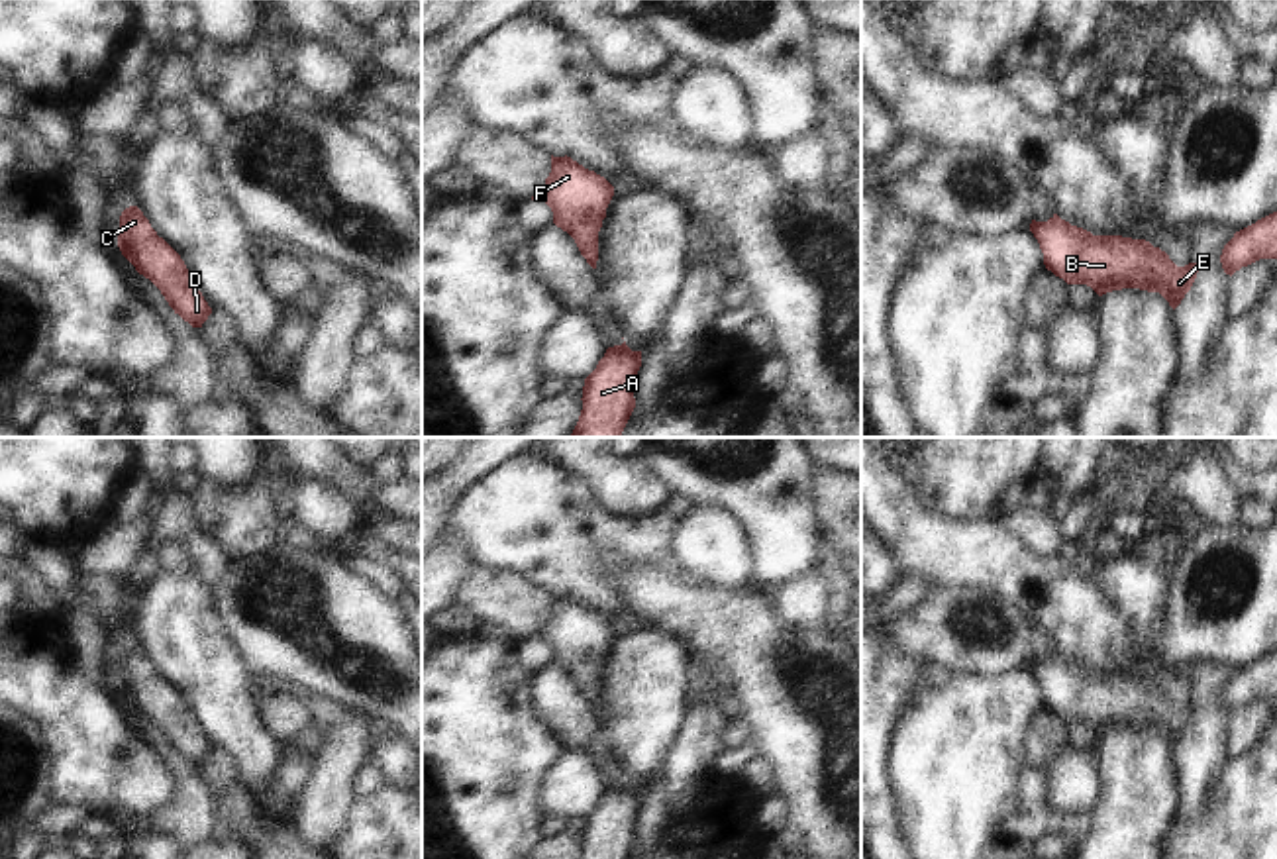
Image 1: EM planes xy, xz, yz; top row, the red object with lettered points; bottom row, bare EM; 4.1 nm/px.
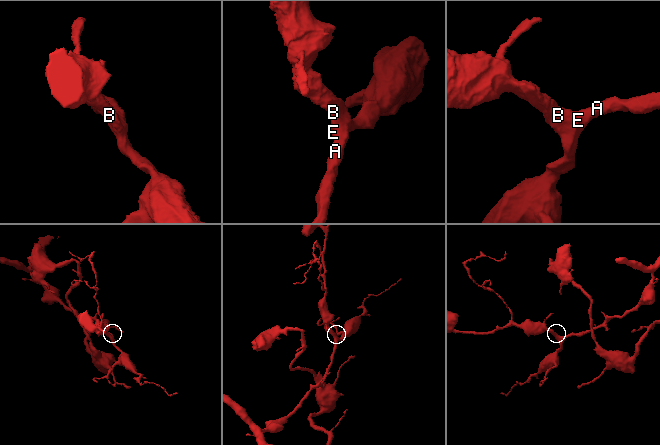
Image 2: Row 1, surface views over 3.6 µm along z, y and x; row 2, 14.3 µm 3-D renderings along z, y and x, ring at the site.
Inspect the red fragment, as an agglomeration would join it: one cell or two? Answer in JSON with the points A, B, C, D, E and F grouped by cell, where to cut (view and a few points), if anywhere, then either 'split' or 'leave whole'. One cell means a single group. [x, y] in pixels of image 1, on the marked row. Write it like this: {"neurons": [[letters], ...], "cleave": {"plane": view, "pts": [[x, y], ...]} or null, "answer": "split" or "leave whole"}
{"neurons": [["A", "B", "C", "D", "E", "F"]], "cleave": null, "answer": "leave whole"}

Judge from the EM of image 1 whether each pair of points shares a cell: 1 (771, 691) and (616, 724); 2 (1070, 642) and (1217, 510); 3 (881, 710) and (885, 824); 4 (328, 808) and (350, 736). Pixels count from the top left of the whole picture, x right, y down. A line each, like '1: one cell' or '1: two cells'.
1: two cells
2: two cells
3: one cell
4: one cell

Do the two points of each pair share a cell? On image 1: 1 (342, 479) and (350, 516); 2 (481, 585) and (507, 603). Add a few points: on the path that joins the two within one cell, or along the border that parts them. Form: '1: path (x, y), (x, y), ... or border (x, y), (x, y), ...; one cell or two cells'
1: border (305, 477), (316, 477), (338, 487), (367, 520); two cells
2: path (487, 591), (501, 599); one cell

